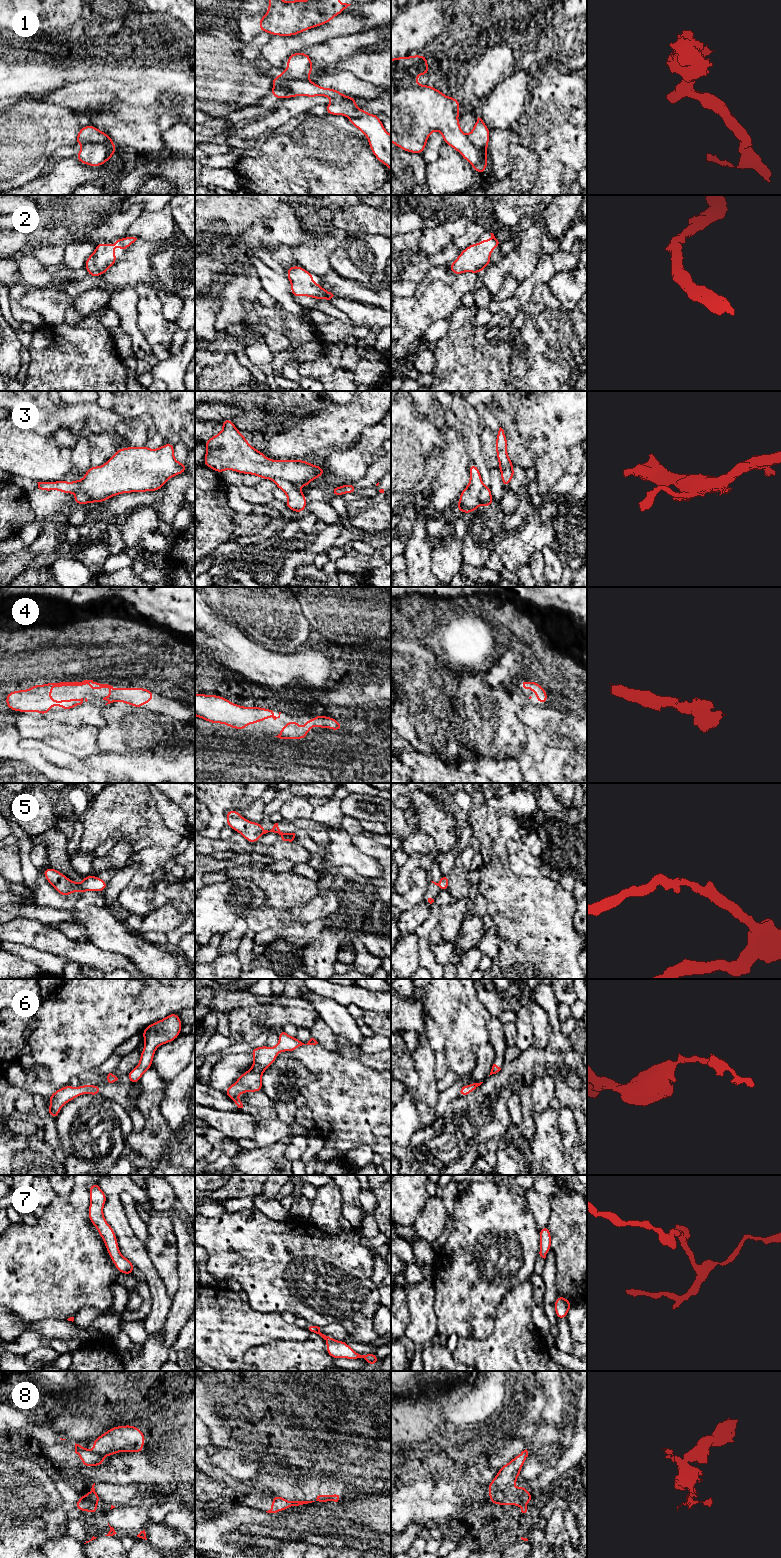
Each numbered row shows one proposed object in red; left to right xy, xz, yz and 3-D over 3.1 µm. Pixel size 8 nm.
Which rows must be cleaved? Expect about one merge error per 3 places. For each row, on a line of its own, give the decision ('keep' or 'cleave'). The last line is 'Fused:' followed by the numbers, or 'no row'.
1: cleave
2: keep
3: cleave
4: keep
5: keep
6: keep
7: keep
8: cleave
Fused: 1, 3, 8

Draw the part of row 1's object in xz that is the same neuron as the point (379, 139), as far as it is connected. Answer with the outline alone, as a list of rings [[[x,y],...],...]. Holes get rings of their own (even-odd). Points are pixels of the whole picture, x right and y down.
[[[309,78],[287,79],[287,98],[297,96],[330,98],[331,102],[326,106],[326,113],[348,117],[350,123],[367,137],[374,156],[391,172],[391,135],[384,128],[378,115],[357,108],[357,99],[345,96],[336,89],[321,87]]]

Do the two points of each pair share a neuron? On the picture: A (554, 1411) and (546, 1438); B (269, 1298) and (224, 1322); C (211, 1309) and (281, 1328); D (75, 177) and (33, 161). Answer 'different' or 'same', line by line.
A: different
B: different
C: same
D: different

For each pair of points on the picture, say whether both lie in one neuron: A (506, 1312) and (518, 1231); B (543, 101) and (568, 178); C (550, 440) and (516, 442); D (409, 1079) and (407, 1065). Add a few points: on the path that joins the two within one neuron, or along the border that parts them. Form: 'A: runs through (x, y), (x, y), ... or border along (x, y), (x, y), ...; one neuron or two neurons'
A: border along (528, 1279), (512, 1287), (503, 1297), (497, 1310); two neurons
B: runs through (562, 120), (565, 123), (565, 159); one neuron
C: border along (517, 428), (521, 442), (535, 456), (534, 462); two neurons
D: runs through (409, 1076), (407, 1068); one neuron

